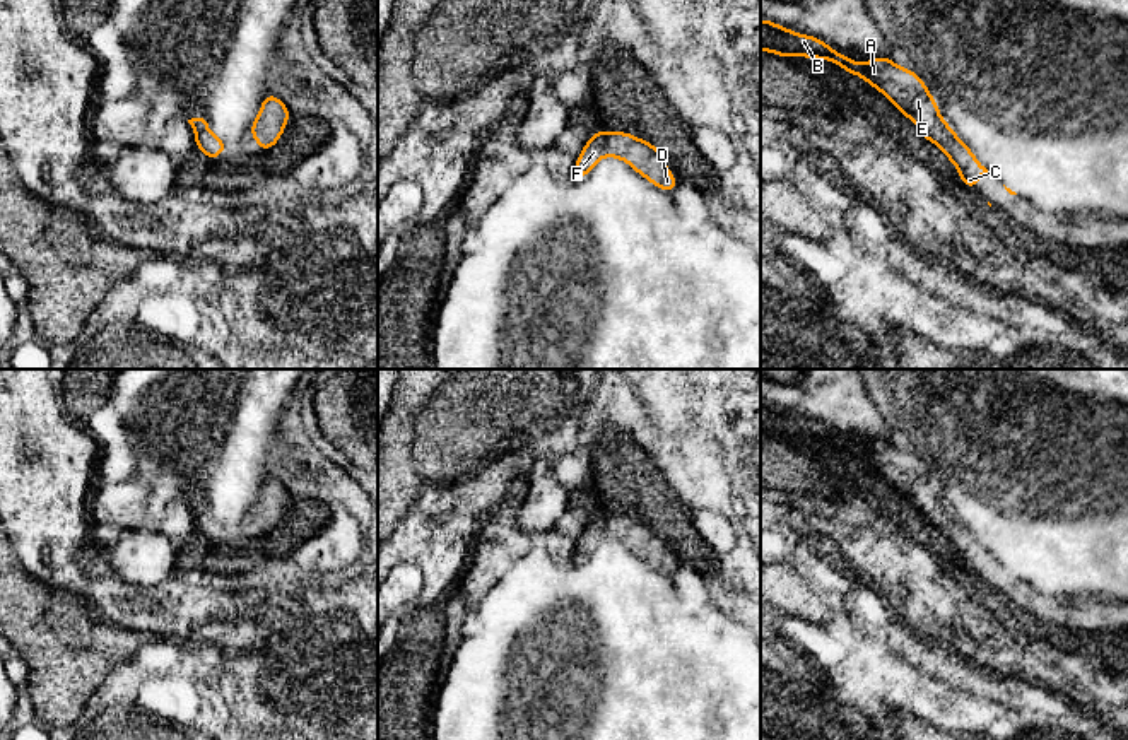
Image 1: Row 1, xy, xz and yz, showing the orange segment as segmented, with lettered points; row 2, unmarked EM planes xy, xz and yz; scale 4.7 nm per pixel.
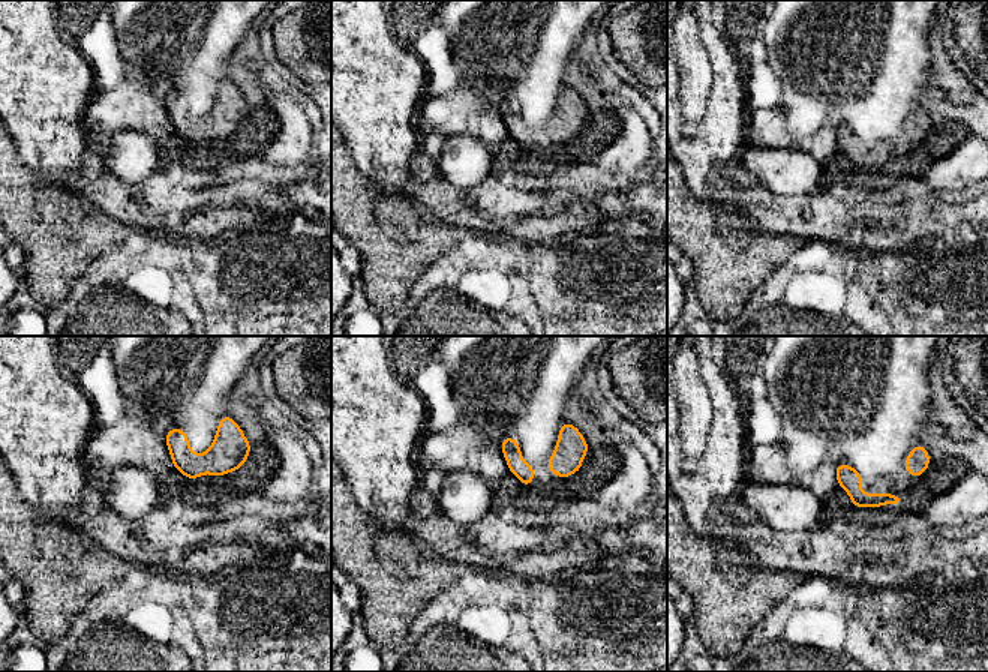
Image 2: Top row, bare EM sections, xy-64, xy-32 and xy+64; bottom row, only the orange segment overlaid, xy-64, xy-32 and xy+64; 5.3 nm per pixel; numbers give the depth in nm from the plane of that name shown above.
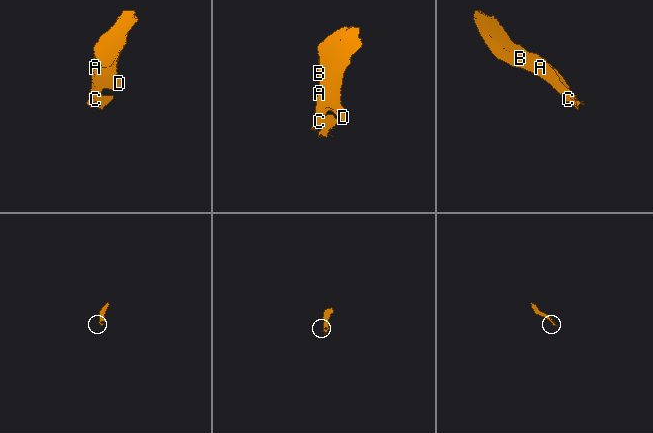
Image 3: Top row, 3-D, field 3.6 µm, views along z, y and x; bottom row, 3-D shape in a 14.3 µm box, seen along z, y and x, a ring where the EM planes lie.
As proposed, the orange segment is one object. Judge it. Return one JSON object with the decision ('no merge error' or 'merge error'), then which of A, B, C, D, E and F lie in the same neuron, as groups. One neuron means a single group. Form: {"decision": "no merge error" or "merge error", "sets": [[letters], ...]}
{"decision": "no merge error", "sets": [["A", "B", "C", "D", "E", "F"]]}

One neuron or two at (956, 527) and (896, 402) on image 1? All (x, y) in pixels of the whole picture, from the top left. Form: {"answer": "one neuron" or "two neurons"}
{"answer": "two neurons"}

